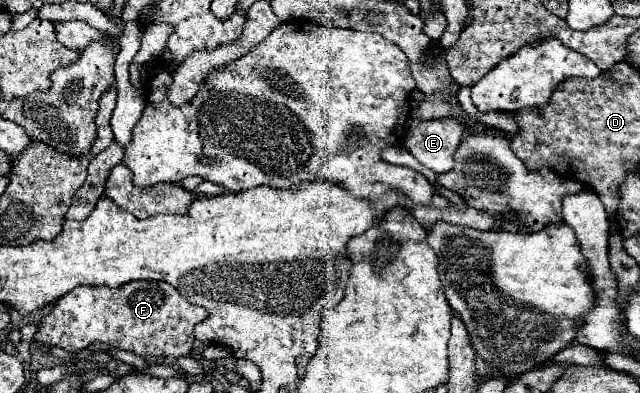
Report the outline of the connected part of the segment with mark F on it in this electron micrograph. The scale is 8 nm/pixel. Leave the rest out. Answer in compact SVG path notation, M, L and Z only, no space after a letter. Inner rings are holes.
M140 279L116 289L82 285L58 299L54 311L42 319L34 339L42 345L58 345L68 353L78 353L90 343L106 343L142 357L180 357L192 349L194 327L206 317L204 307L192 305L170 283Z

